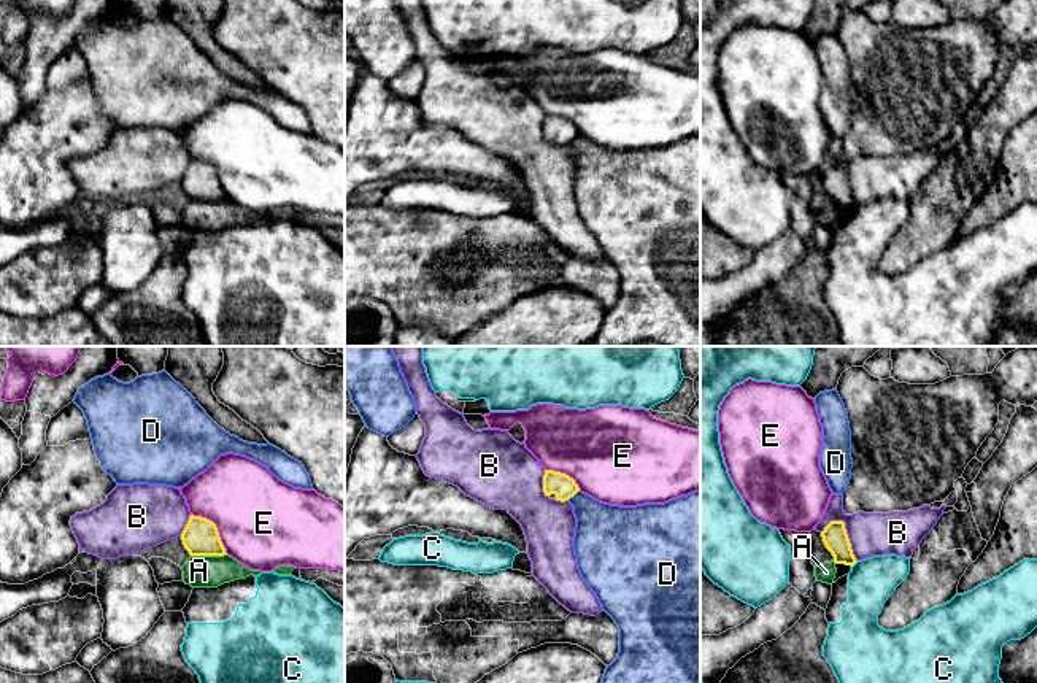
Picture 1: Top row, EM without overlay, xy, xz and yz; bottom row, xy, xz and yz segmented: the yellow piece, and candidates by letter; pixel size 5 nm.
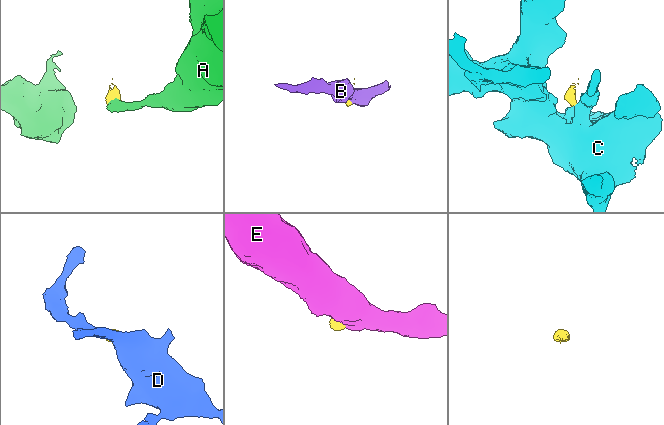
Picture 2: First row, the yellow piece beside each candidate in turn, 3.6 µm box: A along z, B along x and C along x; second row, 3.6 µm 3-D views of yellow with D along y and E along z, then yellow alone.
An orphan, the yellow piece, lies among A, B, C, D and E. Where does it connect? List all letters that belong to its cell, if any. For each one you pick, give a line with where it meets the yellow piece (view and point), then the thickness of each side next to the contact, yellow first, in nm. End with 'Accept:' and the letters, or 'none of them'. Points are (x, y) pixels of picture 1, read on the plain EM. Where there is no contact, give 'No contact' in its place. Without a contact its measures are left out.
Accept: none of them

